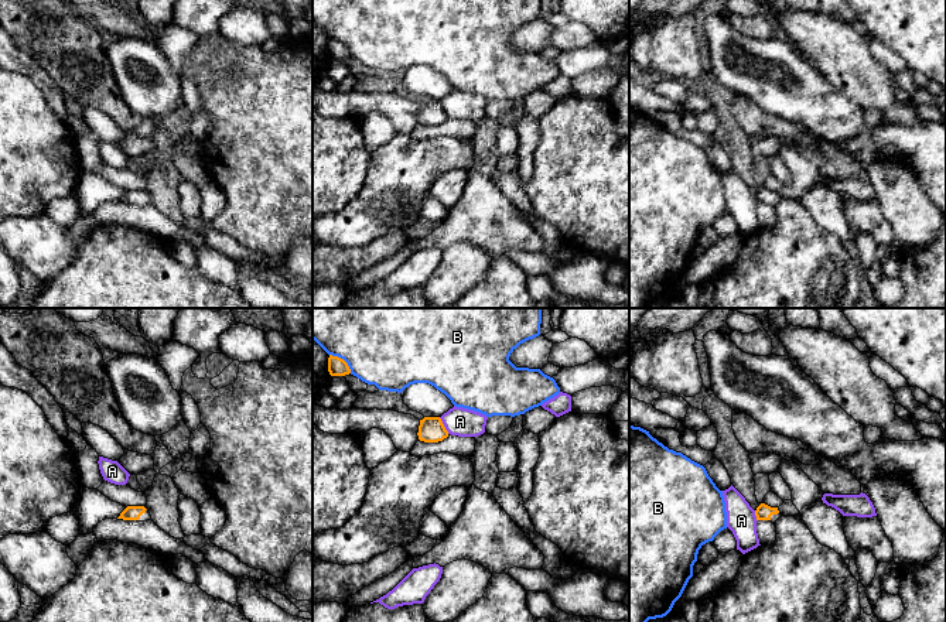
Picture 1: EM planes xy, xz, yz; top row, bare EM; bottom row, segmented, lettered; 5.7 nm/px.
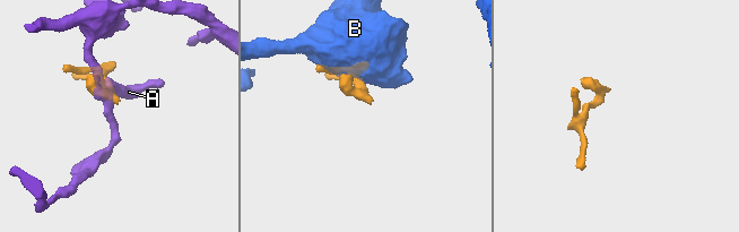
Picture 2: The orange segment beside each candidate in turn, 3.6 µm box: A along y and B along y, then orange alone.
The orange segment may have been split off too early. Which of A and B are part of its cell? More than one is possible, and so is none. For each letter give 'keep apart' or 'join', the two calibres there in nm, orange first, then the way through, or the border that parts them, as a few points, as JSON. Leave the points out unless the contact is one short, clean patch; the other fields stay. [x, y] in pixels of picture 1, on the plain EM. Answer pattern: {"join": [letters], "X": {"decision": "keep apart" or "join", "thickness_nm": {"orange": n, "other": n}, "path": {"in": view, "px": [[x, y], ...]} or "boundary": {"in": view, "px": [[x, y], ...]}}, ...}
{"join": [], "A": {"decision": "keep apart", "thickness_nm": {"orange": 140, "other": 160}, "boundary": {"in": "xz", "px": [[439, 101], [448, 116]]}}, "B": {"decision": "keep apart", "thickness_nm": {"orange": 110, "other": 400}}}

